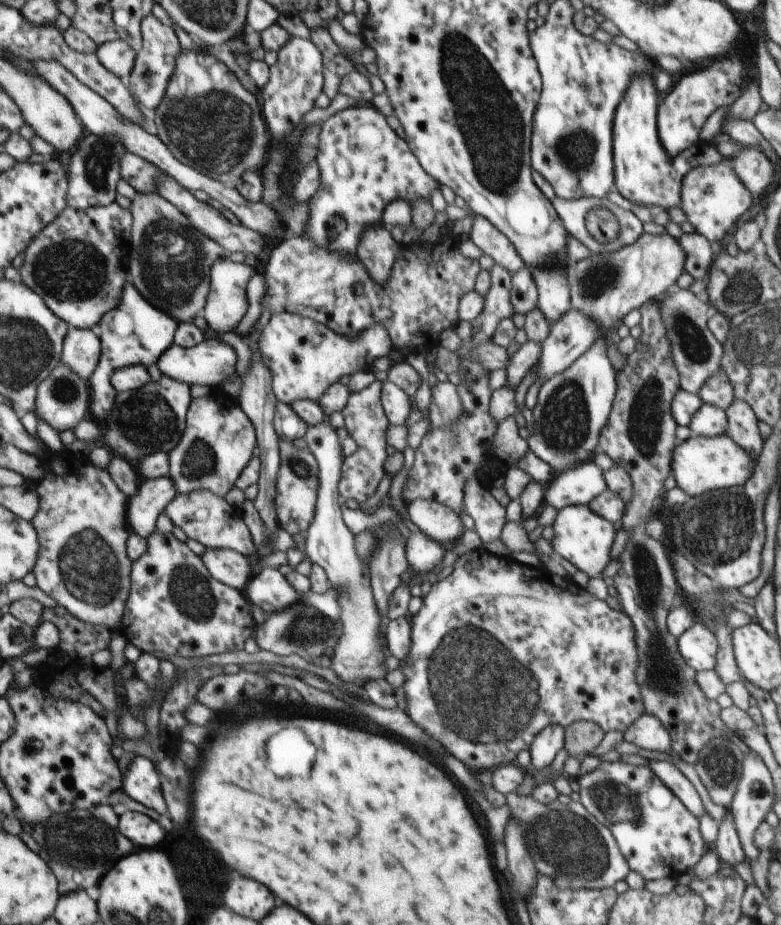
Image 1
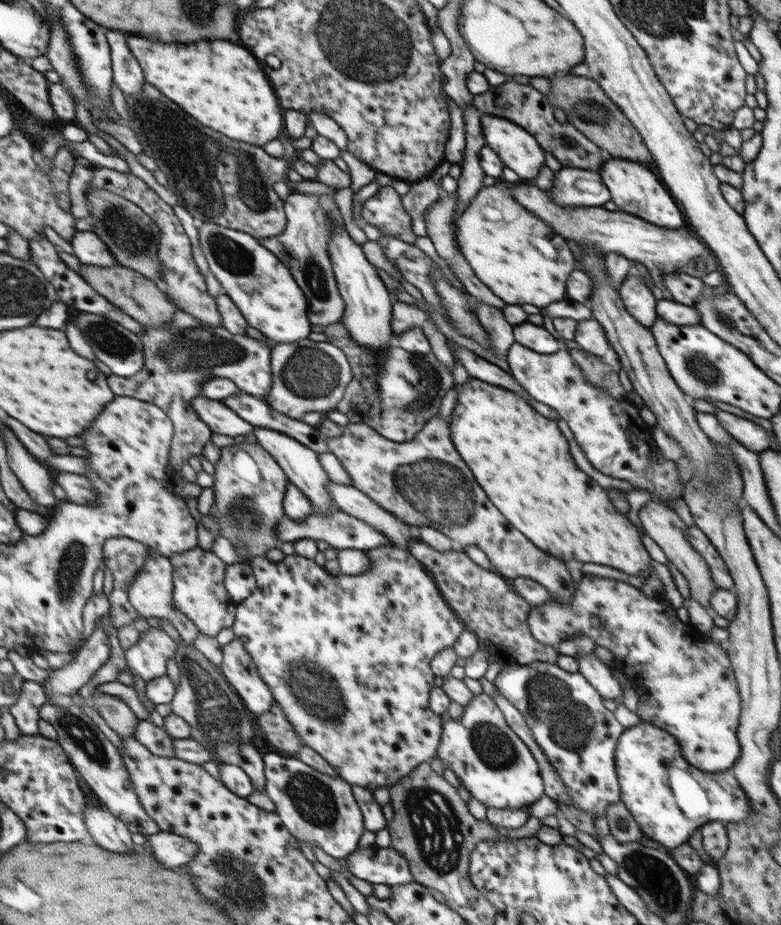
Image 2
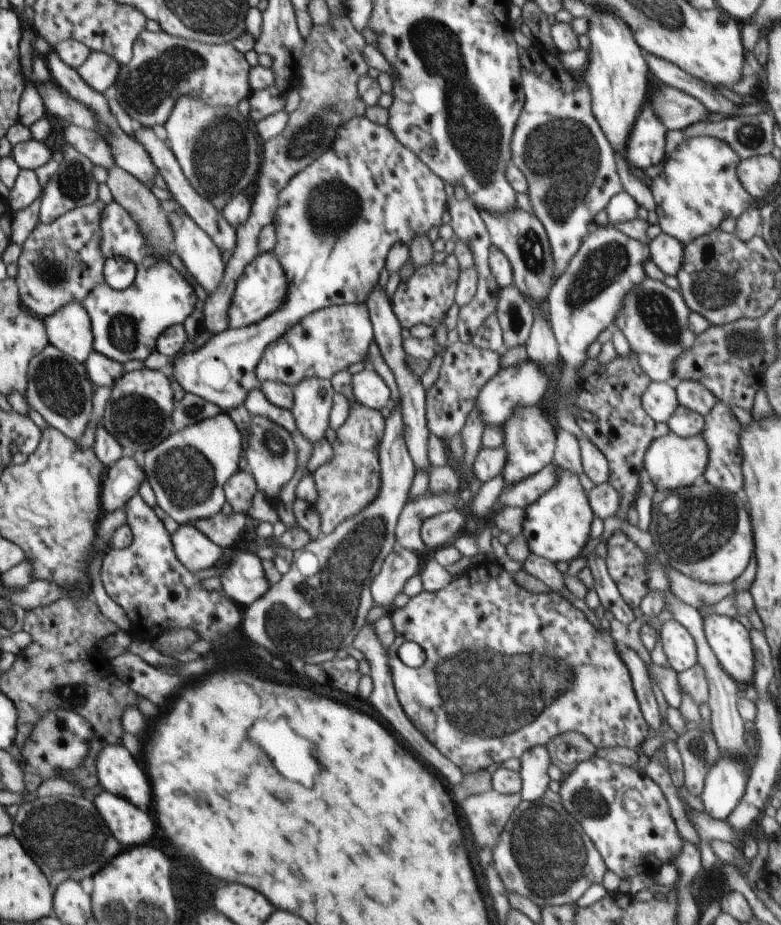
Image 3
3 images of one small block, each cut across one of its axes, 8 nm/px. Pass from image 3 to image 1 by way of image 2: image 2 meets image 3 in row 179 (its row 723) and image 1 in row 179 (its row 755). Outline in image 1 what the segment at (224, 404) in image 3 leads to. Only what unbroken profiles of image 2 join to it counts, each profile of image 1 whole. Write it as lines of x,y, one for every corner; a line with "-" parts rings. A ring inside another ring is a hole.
356,105
321,123
318,152
320,188
309,198
310,218
304,237
324,250
355,254
364,230
380,224
384,208
394,200
430,200
438,181
420,166
405,139
400,138
375,106

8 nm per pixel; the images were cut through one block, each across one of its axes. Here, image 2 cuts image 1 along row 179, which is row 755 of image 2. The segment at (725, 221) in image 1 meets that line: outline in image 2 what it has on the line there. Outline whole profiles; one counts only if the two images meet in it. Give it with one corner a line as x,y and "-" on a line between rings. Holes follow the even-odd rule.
599,573
587,575
575,583
572,601
561,604
550,601
539,606
532,605
527,624
532,636
540,644
558,649
560,642
575,637
588,636
595,646
604,646
622,662
626,676
638,677
649,698
637,704
637,714
643,721
664,729
678,739
682,754
688,763
706,772
728,771
740,757
738,725
741,715
741,697
725,644
698,640
690,626
684,626
671,606
662,604
661,597
652,598
644,590
627,583
603,578

